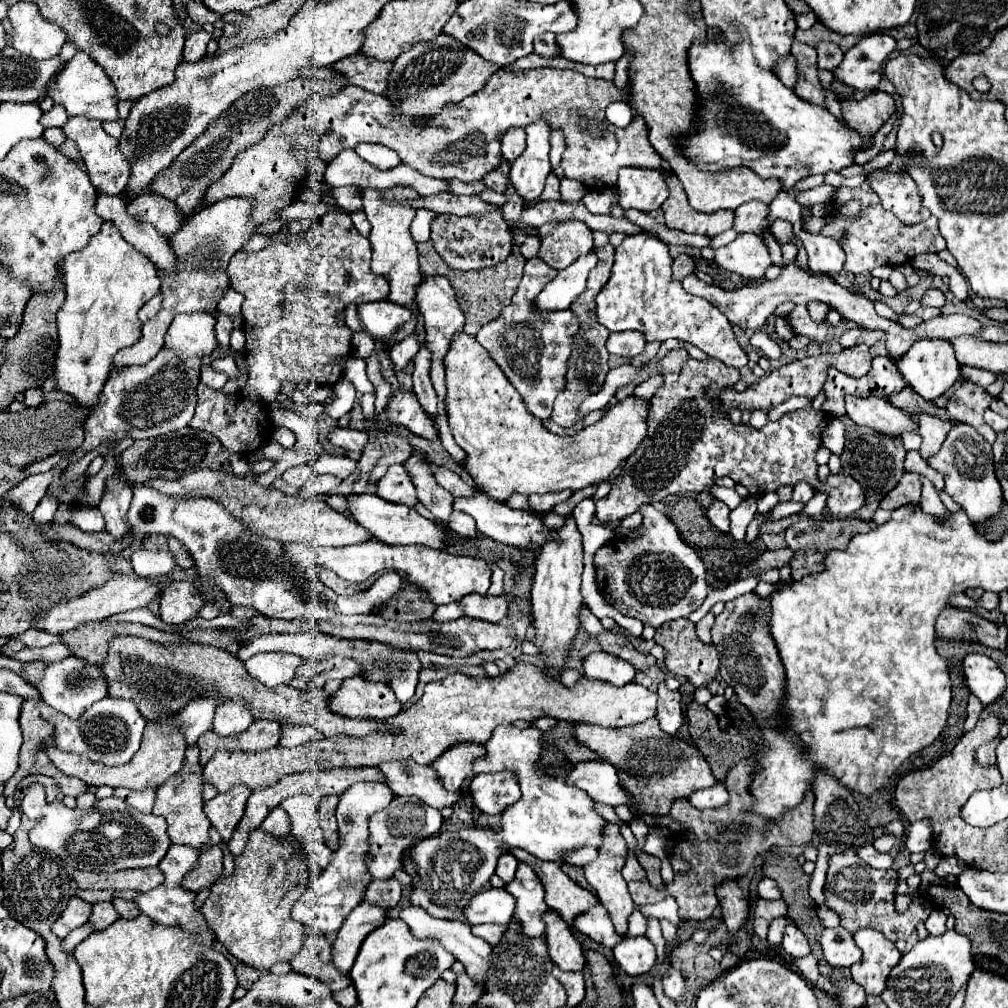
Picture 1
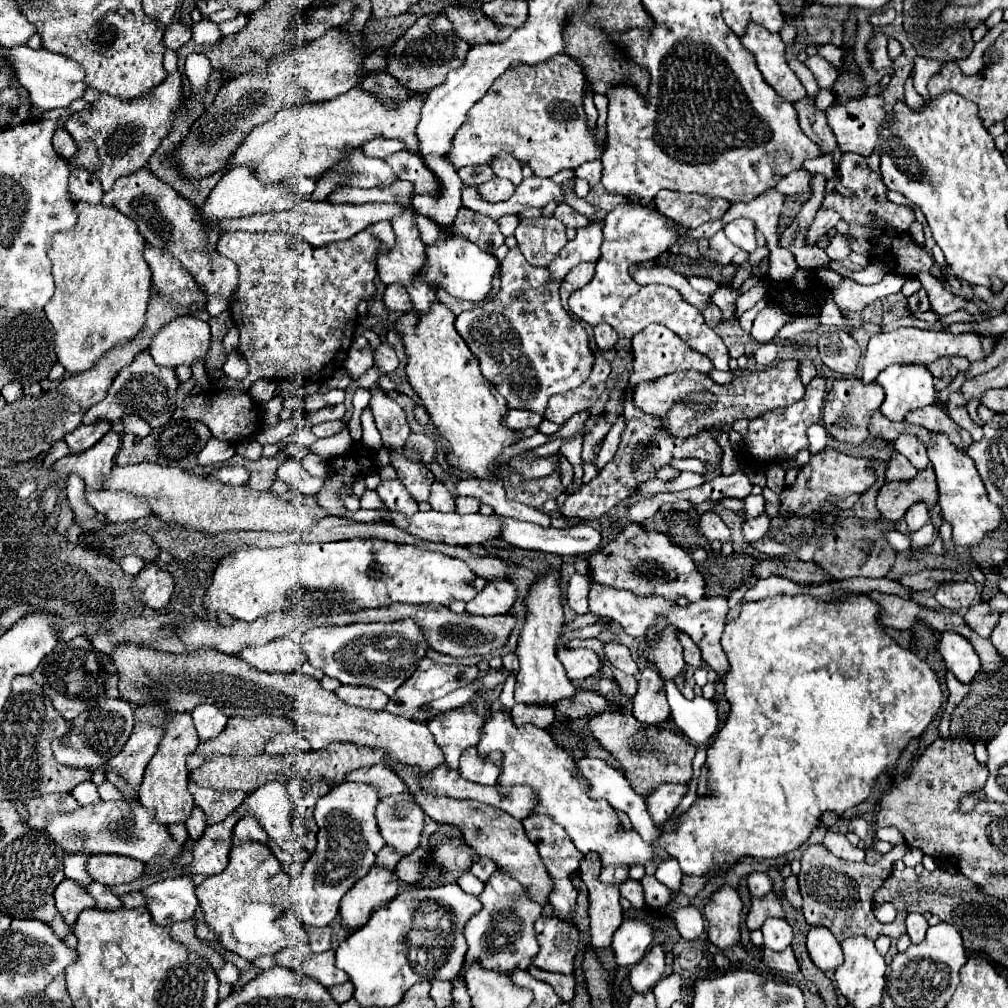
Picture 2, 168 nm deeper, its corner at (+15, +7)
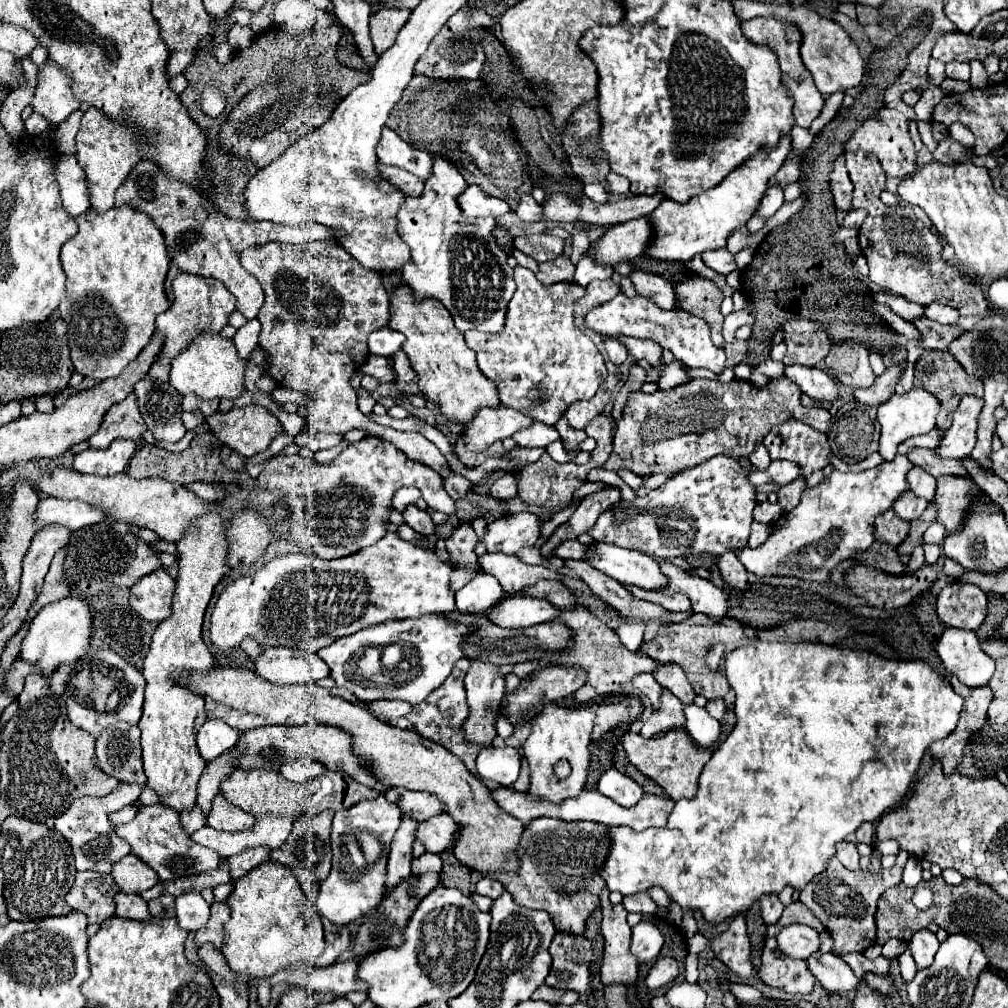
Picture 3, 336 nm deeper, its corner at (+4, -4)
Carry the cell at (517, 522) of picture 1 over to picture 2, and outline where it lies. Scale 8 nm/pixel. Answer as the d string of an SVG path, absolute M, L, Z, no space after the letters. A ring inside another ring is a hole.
M502 518L502 524L500 536L506 542L526 550L540 550L558 556L590 556L598 552L602 544L602 534L588 524L580 524L570 530L540 528L514 518Z

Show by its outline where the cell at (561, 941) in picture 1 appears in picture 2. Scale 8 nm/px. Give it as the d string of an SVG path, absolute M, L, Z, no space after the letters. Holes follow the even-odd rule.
M542 916L536 920L536 934L540 952L534 958L534 966L546 972L572 974L574 956L580 942L578 928L568 920Z

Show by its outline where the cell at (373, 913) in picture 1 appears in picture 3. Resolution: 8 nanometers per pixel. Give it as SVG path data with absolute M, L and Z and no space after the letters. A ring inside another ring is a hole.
M401 819L401 827L397 829L389 861L387 861L387 879L385 879L385 891L395 889L401 881L411 877L411 845L415 841L415 823L413 819Z

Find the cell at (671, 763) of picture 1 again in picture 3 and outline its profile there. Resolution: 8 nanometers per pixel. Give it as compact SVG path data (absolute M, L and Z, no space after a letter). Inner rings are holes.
M681 729L651 739L643 739L641 735L627 731L623 735L623 749L629 763L653 779L671 799L693 799L699 791L699 775L705 763L711 759L711 751L695 747L695 743L691 743L691 737Z

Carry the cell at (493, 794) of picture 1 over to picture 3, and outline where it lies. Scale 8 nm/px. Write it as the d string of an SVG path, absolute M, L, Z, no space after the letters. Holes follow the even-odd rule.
M505 745L485 747L477 757L479 777L503 787L511 787L517 781L519 769L521 769L521 757L515 747Z

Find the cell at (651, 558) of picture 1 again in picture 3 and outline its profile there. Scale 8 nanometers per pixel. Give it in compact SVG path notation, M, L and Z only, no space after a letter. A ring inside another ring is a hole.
M661 561L661 573L667 577L667 585L659 589L661 595L675 595L683 593L691 599L695 613L705 613L711 617L725 617L727 615L727 595L723 589L715 587L709 579L703 579L689 569L681 569L673 563Z

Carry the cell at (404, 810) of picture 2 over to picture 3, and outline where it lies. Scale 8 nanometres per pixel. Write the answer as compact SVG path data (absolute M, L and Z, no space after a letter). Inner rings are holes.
M435 815L417 823L415 839L425 845L427 853L441 853L451 849L451 831L455 831L455 823L451 823L447 815Z

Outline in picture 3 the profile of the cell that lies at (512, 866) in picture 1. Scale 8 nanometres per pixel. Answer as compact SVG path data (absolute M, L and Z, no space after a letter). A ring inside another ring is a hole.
M483 877L479 883L477 883L477 893L481 895L487 895L491 899L497 899L501 893L503 893L503 883L501 881L495 881L495 879L487 879Z

